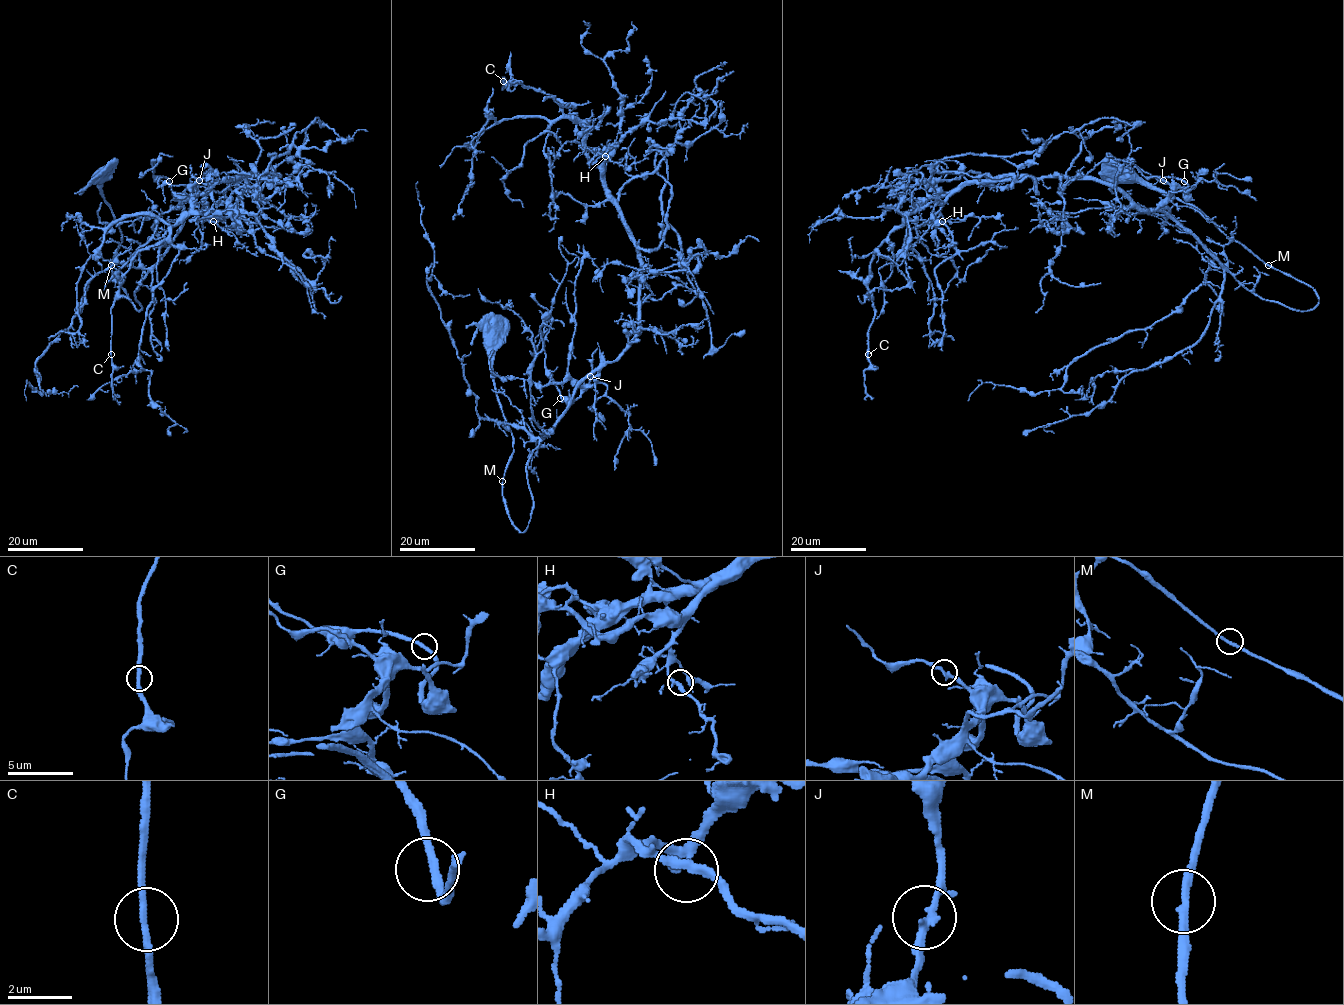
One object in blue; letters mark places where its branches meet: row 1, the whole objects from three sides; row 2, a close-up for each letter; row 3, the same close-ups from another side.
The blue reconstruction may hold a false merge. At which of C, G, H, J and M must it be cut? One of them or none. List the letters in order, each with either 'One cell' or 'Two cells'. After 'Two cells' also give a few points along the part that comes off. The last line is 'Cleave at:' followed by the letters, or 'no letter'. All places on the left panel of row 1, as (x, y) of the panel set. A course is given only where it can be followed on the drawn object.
C: One cell
G: One cell
H: One cell
J: One cell
M: One cell
Cleave at: no letter

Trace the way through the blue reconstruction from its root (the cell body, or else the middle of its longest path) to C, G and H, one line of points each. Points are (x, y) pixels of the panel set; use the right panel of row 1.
C: (1123, 175), (1319, 302), (1260, 298), (1098, 181), (987, 178), (874, 250), (868, 354)
G: (1123, 175), (1194, 205), (1319, 302), (1297, 311), (1260, 298), (1158, 211), (1177, 188), (1185, 197), (1184, 181)
H: (1123, 175), (1194, 205), (1319, 302), (1297, 311), (1260, 298), (1168, 214), (1092, 179), (966, 181), (942, 221)

